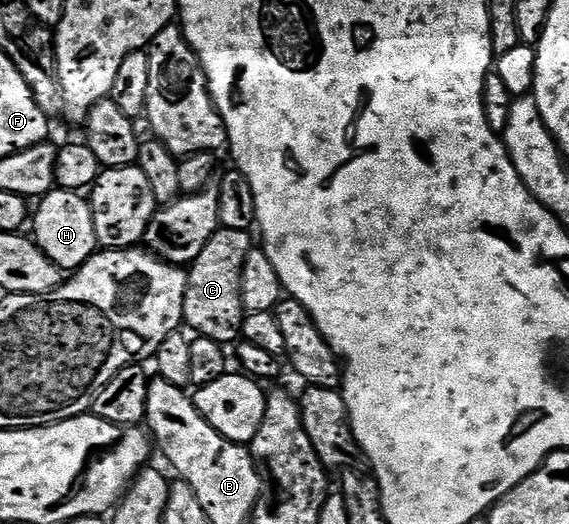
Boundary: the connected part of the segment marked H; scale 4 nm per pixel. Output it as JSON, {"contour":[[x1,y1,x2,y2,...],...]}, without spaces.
{"contour":[[56,188,38,199,39,211,34,211,33,240,64,272,74,272,83,266,100,249,97,240,97,228,93,228,93,212,91,203,78,190]]}

